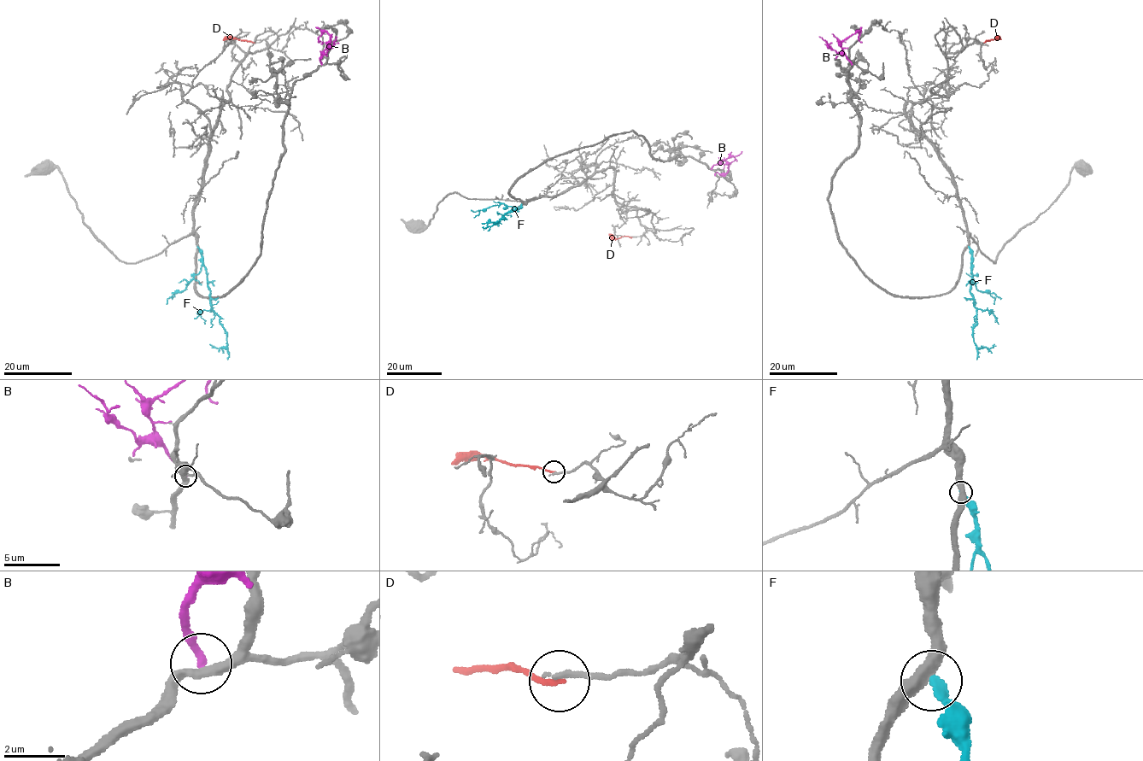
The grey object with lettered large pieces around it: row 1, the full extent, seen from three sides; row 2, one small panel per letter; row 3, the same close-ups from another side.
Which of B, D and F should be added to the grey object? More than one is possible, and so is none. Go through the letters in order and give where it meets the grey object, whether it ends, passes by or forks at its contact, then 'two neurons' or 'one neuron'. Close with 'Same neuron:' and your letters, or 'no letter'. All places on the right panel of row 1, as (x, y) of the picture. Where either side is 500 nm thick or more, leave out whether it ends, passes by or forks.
B: (852, 64) | it ends | two neurons
D: (984, 42) | it ends | two neurons
F: (968, 247) | it ends | two neurons
Same neuron: no letter

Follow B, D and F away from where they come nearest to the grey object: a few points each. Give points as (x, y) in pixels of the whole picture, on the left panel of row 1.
B: (322, 64), (320, 55), (331, 39), (327, 32), (319, 38), (319, 43)
D: (254, 43), (231, 38), (223, 40)
F: (197, 247), (211, 291), (210, 306), (226, 334), (226, 348), (218, 348), (209, 344)

